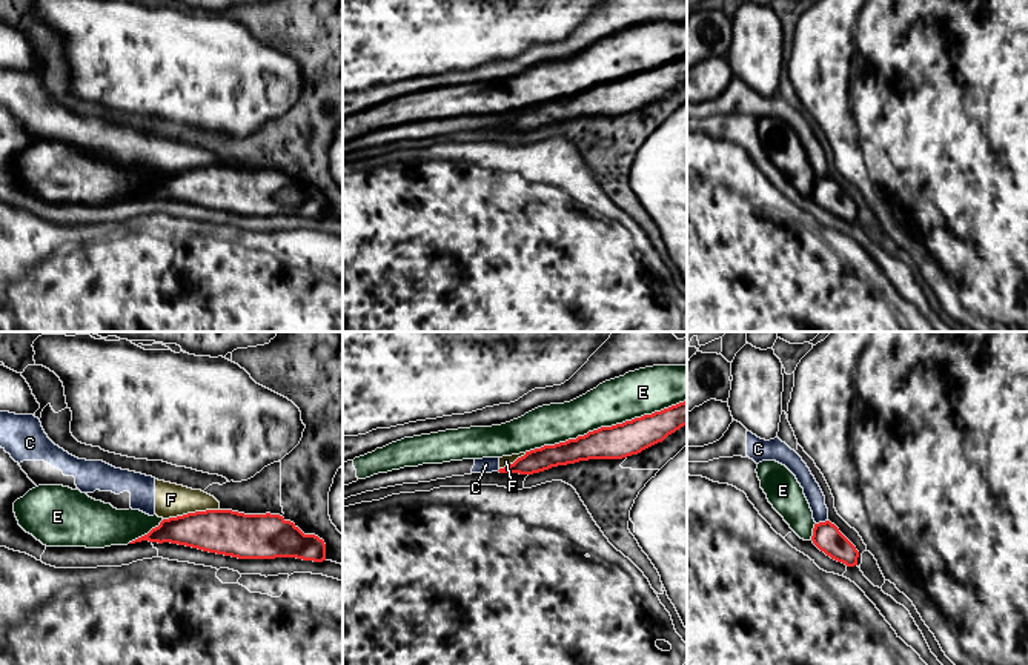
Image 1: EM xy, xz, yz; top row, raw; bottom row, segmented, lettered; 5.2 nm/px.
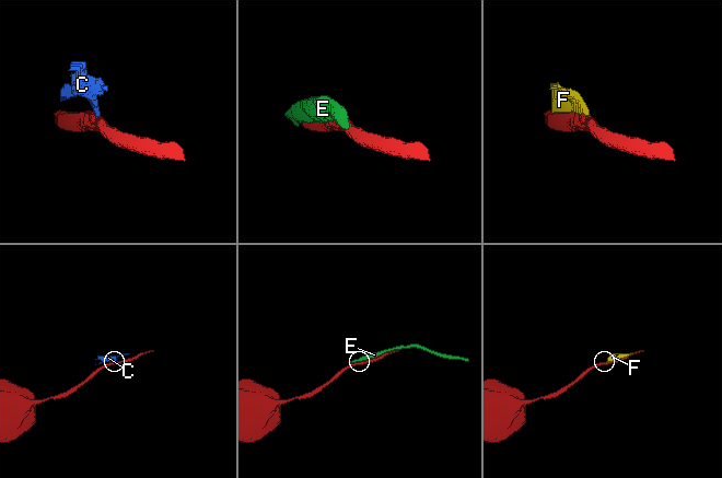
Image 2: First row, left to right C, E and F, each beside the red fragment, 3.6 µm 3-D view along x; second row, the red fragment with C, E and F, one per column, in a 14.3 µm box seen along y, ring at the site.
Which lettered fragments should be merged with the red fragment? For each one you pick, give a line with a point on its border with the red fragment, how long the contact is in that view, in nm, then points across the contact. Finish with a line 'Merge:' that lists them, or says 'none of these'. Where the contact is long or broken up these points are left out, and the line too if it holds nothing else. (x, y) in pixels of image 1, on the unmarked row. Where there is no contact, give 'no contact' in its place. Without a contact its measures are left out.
Merge: none of these

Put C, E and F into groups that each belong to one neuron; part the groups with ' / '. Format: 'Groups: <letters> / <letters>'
Groups: C F / E

